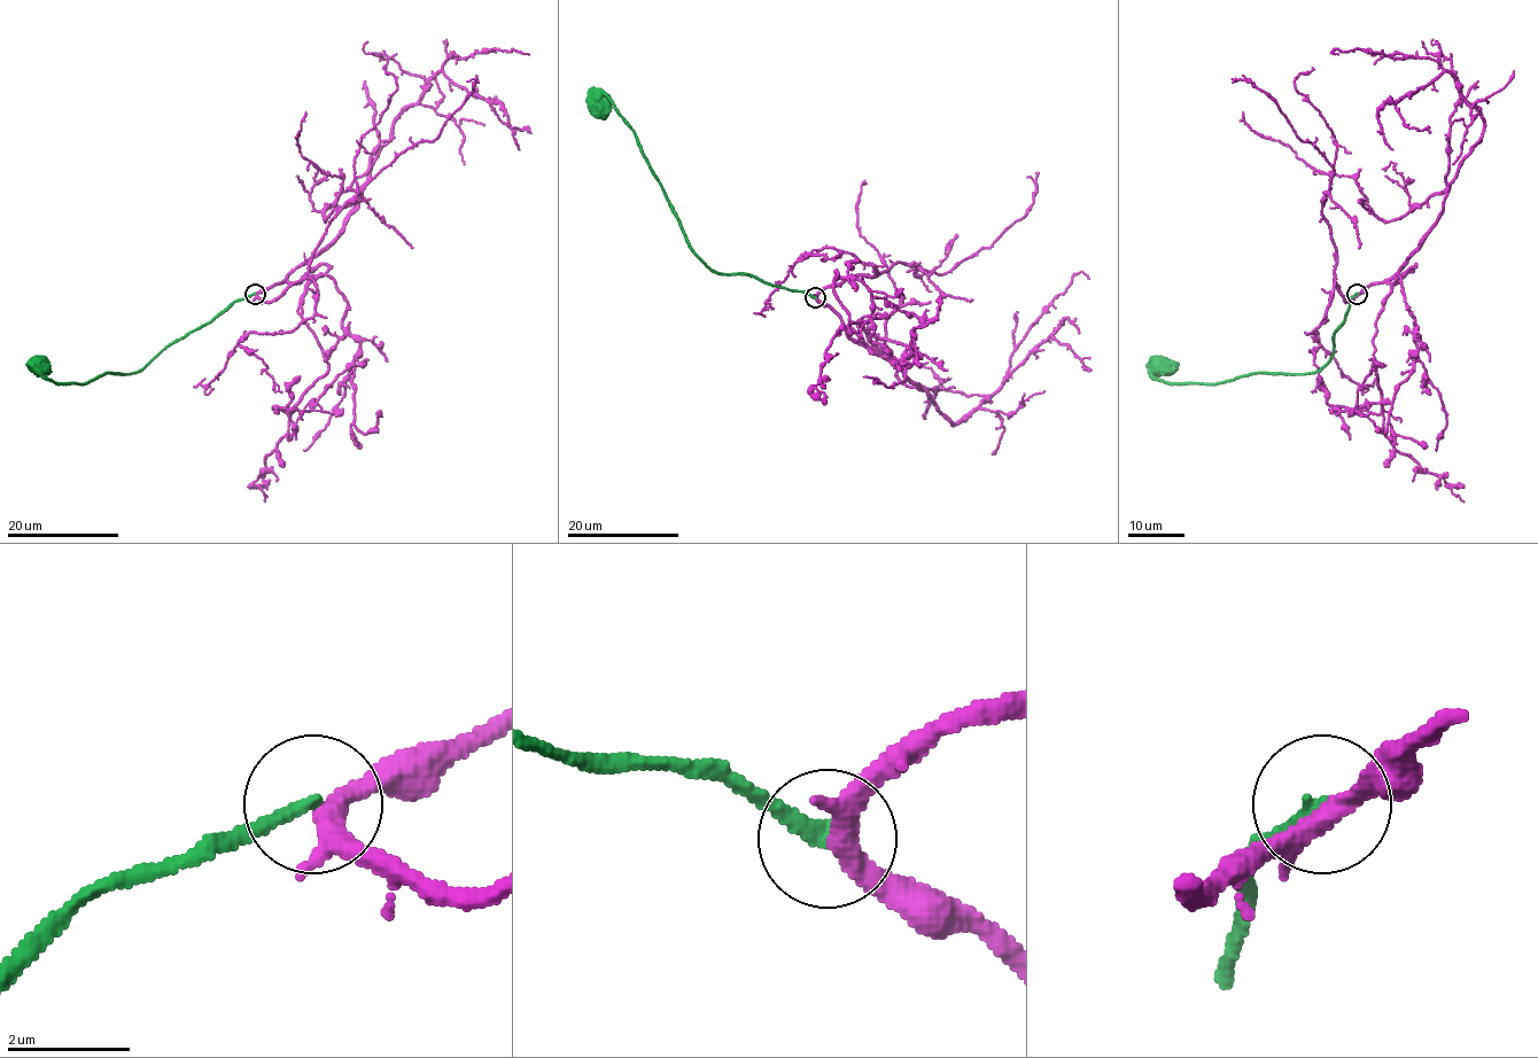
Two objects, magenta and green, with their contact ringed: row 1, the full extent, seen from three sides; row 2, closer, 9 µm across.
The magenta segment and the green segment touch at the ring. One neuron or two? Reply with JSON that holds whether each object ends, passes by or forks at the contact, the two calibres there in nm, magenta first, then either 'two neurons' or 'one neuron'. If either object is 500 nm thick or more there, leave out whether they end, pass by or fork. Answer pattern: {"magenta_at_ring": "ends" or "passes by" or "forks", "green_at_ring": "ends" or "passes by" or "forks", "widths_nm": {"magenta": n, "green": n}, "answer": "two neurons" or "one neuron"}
{"magenta_at_ring": "forks", "green_at_ring": "ends", "widths_nm": {"magenta": 280, "green": 240}, "answer": "two neurons"}

